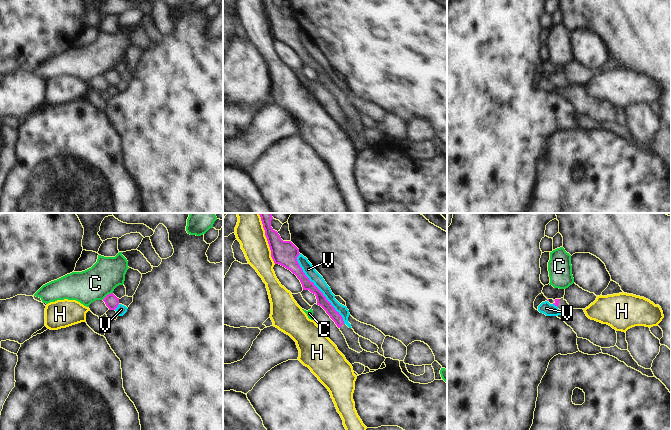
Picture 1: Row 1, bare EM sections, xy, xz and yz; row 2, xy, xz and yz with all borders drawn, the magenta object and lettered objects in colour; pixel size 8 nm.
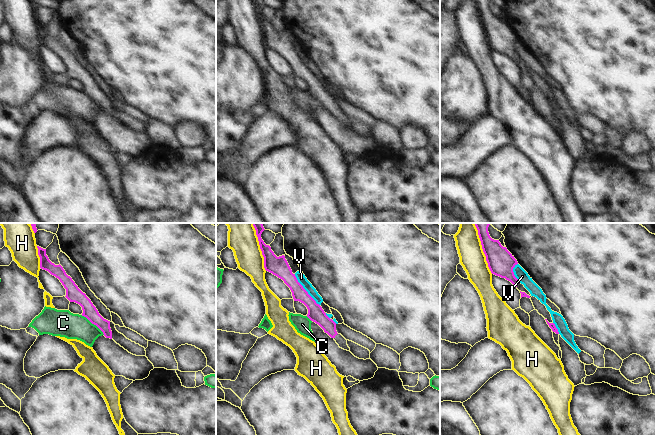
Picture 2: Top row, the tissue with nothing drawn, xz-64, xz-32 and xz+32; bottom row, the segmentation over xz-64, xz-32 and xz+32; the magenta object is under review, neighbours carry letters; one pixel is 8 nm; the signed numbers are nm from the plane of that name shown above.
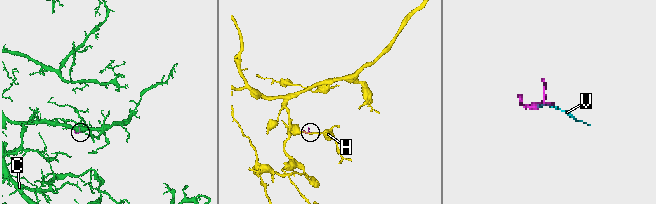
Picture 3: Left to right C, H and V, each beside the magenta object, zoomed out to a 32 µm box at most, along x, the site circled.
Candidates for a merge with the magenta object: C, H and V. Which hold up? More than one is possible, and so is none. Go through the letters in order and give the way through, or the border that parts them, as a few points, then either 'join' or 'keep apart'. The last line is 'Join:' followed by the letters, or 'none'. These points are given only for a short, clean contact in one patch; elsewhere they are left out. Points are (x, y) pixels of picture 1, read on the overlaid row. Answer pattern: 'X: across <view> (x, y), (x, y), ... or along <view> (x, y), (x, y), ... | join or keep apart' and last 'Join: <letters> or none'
C: along xy (112, 292), (102, 299) | keep apart
H: keep apart
V: keep apart
Join: none

